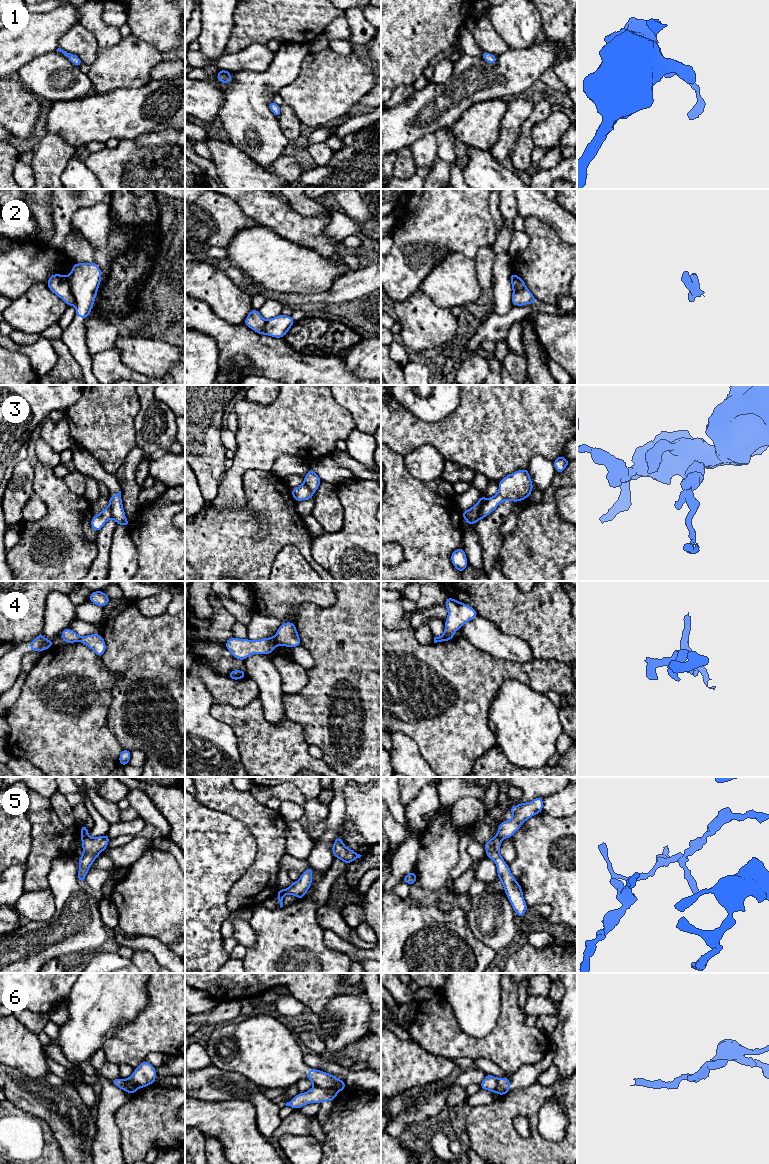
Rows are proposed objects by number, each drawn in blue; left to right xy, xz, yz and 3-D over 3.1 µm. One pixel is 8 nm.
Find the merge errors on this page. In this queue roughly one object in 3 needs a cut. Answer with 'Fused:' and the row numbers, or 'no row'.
Fused: 2, 3, 4, 5, 6

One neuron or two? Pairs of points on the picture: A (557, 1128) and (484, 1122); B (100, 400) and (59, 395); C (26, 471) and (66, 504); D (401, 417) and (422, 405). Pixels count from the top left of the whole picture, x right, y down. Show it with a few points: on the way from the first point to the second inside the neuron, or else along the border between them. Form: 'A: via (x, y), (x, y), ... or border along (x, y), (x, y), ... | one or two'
A: border along (543, 1103), (538, 1113), (537, 1131), (554, 1142) | two
B: border along (81, 395), (63, 410) | two
C: border along (34, 467), (33, 492) | two
D: border along (392, 397), (415, 416), (431, 423) | two

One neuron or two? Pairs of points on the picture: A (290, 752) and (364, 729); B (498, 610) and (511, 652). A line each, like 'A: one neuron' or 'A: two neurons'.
A: two neurons
B: two neurons

